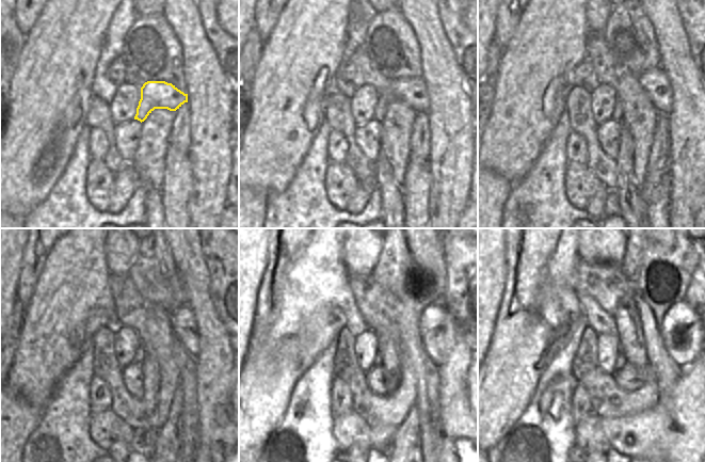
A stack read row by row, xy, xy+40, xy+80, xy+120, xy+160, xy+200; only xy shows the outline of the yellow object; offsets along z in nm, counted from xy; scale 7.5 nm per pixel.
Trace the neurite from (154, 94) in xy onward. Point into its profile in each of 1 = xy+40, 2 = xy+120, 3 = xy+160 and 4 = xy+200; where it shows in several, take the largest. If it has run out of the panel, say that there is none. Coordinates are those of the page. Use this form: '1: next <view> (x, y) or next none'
1: next xy+40 (413, 91)
2: next xy+120 (182, 320)
3: next xy+160 (434, 339)
4: next xy+200 (683, 335)

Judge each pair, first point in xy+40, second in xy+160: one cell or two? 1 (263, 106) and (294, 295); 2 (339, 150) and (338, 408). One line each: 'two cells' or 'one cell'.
1: one cell
2: one cell

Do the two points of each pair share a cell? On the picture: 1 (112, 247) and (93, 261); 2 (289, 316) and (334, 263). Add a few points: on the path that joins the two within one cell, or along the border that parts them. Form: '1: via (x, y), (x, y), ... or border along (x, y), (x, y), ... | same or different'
1: border along (106, 239), (105, 256), (110, 273) | different
2: via (293, 303), (321, 275) | same

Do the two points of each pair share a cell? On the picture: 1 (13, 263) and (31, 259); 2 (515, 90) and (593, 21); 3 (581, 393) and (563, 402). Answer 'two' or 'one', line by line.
1: two
2: two
3: two

